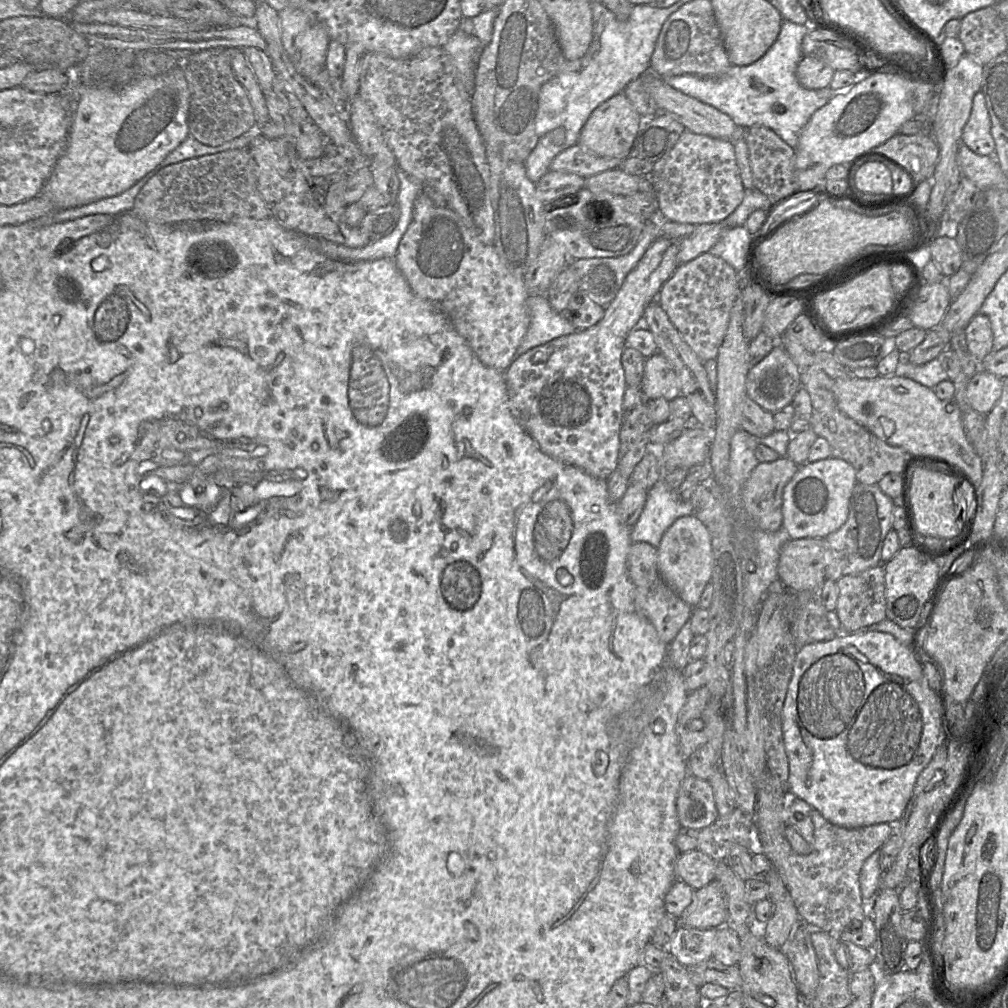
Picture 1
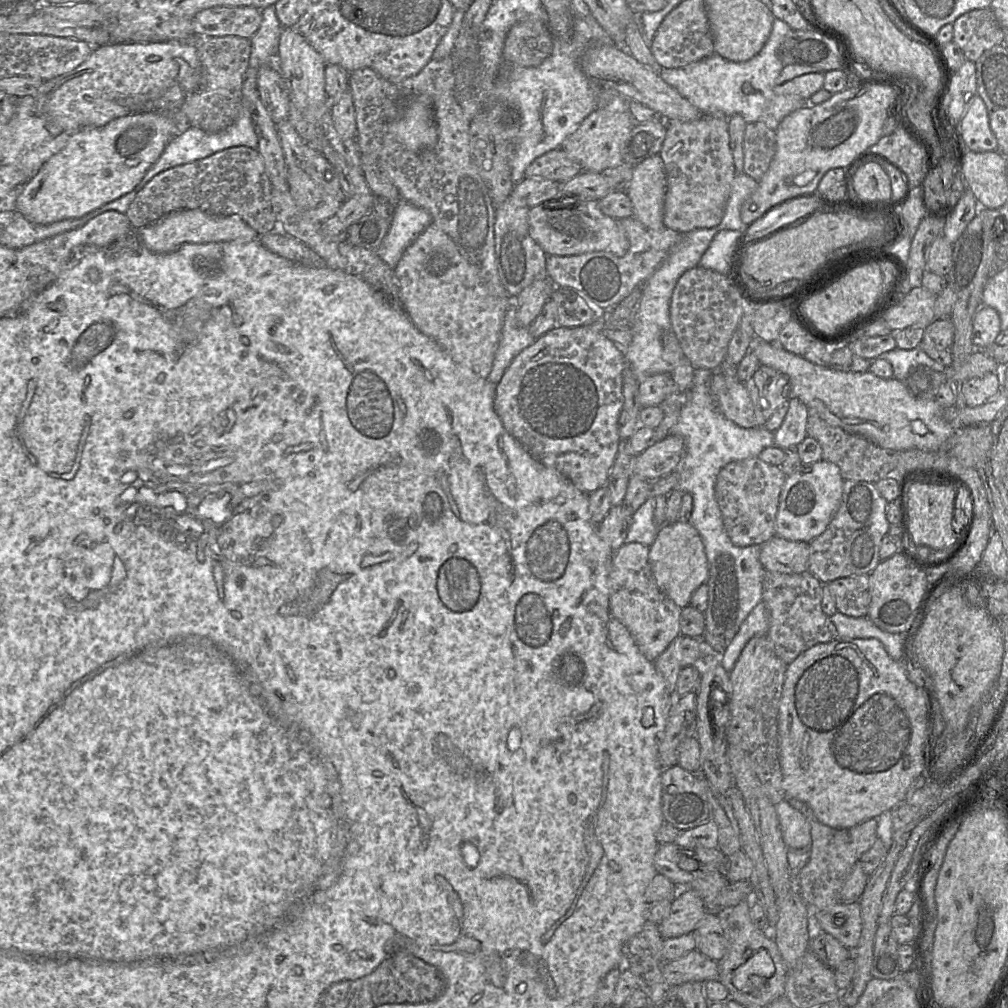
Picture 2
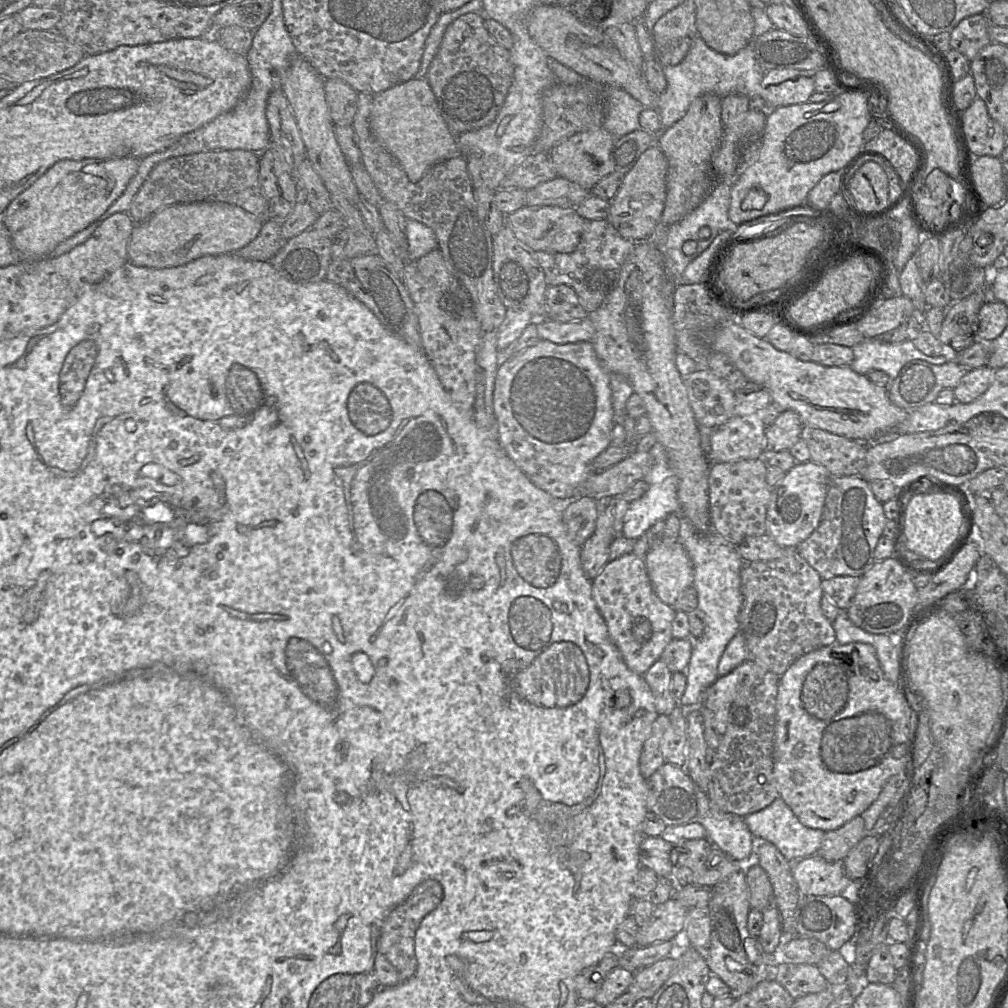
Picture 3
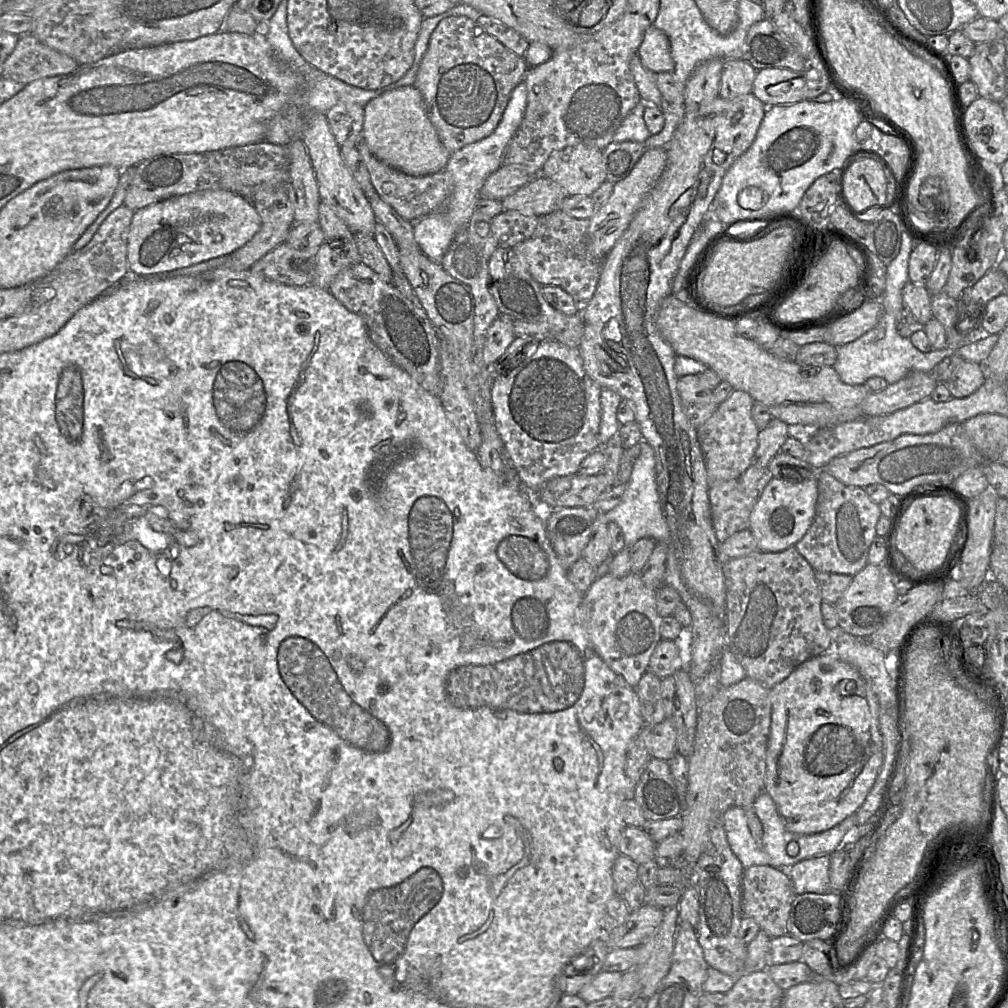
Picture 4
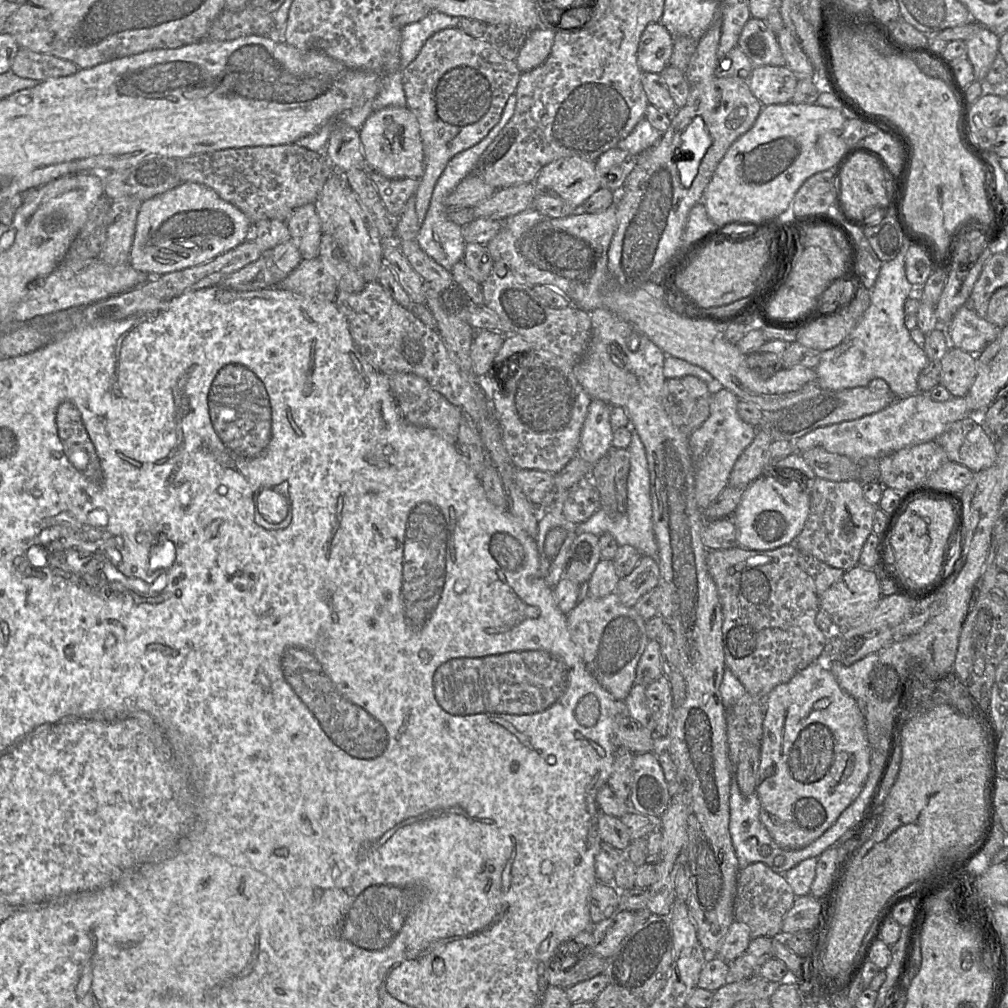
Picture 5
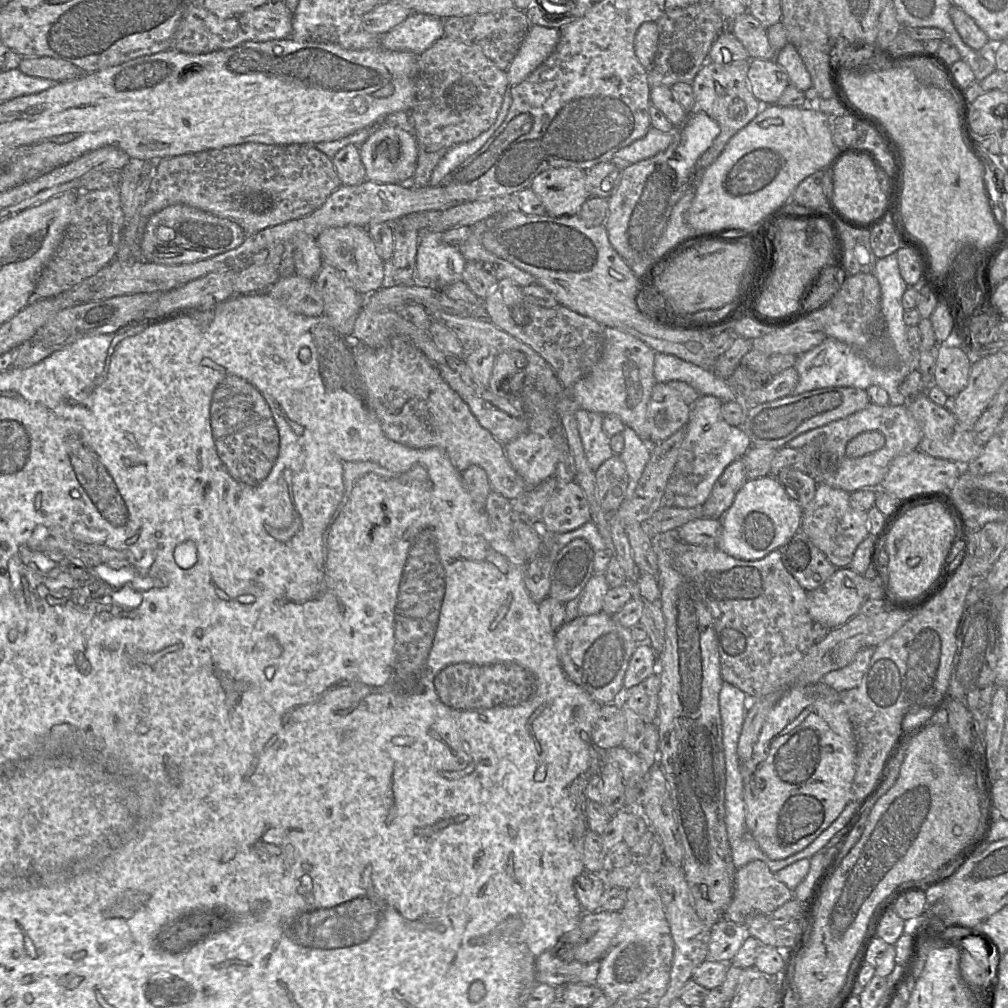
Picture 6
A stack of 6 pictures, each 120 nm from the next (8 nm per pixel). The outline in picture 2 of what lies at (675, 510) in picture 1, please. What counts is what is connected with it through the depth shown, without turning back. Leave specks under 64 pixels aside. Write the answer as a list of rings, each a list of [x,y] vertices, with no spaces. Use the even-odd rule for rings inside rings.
[[[650,496],[632,515],[624,543],[638,542],[650,547],[659,527],[654,521],[655,498]]]

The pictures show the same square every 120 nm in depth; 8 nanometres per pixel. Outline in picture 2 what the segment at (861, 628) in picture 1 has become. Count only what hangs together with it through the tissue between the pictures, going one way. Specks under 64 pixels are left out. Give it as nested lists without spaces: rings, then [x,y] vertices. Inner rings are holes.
[[[869,574],[836,579],[827,584],[837,611],[850,617],[866,617],[871,602]]]

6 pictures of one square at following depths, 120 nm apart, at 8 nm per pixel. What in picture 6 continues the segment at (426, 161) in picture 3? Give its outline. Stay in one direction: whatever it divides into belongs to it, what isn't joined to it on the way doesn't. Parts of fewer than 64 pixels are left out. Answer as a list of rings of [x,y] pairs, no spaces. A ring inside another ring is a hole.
[[[382,126],[360,146],[360,157],[367,180],[382,184],[403,184],[411,181],[415,173],[418,144],[415,135],[396,126]]]

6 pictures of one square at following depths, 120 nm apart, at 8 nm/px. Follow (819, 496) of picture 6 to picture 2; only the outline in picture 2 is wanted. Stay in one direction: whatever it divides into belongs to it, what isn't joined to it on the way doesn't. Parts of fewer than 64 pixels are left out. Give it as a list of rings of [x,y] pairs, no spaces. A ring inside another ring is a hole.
[[[844,480],[840,507],[826,530],[809,542],[808,571],[823,585],[839,578],[873,572],[880,563],[881,541],[890,527],[886,518],[887,505],[875,483]]]

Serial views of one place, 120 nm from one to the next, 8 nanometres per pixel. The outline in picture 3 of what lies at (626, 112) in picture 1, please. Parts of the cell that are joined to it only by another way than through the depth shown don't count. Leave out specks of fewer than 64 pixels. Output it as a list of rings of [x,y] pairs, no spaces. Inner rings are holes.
[[[604,127],[579,132],[564,139],[550,151],[558,177],[574,182],[586,190],[592,190],[602,178],[614,172],[612,161],[614,141],[615,137]]]

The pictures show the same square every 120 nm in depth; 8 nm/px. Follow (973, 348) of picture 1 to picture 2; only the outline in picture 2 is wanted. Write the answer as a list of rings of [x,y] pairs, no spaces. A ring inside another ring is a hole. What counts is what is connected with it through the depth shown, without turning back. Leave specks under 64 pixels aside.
[[[981,305],[973,317],[972,341],[976,349],[985,349],[1002,333],[1001,320],[996,309]]]

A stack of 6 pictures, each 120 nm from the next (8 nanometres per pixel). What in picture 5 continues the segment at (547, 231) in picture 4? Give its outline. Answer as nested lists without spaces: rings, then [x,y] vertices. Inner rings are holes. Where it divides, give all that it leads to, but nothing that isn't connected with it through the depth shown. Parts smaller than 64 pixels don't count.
[[[529,209],[502,220],[502,227],[486,246],[494,262],[503,262],[530,285],[553,287],[569,299],[570,281],[543,270],[528,262],[519,251],[523,234],[546,217],[535,209]]]

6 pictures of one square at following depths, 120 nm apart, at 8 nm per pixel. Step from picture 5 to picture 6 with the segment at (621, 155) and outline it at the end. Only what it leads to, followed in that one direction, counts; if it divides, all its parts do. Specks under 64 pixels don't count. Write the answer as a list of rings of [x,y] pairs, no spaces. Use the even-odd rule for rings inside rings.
[[[612,161],[601,162],[586,170],[589,197],[609,198],[620,181],[622,170]]]

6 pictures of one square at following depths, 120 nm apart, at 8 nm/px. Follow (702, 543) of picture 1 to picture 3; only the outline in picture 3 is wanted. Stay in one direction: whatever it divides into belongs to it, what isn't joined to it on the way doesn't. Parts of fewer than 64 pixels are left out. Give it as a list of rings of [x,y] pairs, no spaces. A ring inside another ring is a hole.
[[[663,540],[644,556],[652,588],[659,599],[672,606],[694,579],[692,562],[677,540]]]

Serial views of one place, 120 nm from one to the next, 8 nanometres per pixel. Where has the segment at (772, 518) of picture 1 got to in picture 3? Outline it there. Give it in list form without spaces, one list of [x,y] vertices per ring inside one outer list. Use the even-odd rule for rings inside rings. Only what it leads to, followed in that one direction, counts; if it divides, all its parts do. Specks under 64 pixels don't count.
[[[761,457],[725,463],[711,463],[709,511],[711,528],[733,545],[748,536],[766,535],[766,512],[772,487],[766,482],[767,463]]]

